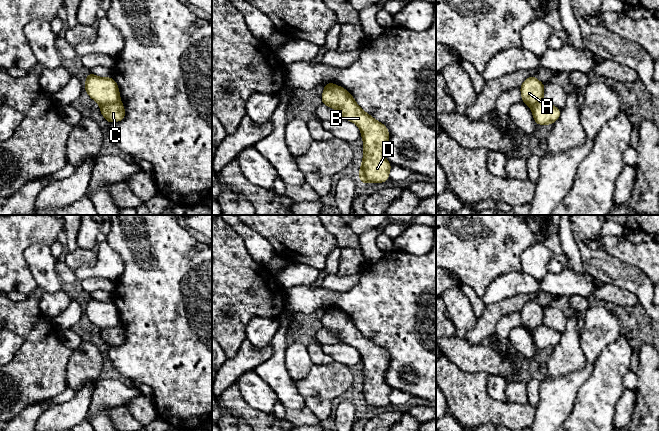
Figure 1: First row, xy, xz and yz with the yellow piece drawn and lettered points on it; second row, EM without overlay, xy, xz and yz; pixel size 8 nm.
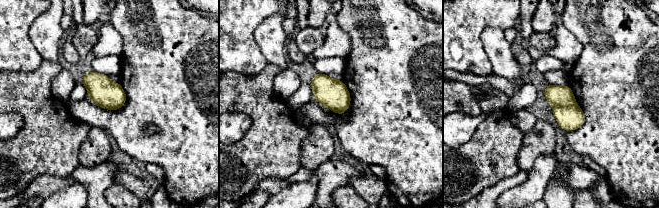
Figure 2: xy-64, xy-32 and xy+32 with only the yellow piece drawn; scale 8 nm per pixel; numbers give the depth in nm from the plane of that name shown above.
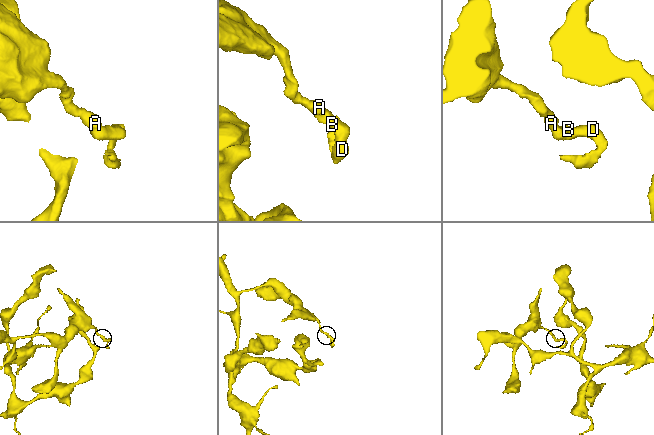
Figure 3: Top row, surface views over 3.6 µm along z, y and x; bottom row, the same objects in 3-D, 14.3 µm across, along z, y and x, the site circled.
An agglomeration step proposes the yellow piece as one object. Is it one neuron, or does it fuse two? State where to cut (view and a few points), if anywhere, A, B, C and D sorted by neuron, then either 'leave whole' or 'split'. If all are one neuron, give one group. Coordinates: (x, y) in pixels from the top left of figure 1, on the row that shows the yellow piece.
cut xy (120, 100), (100, 105); groups A / B C D; split

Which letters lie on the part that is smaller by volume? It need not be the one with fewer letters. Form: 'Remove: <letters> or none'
Remove: B, C, D

